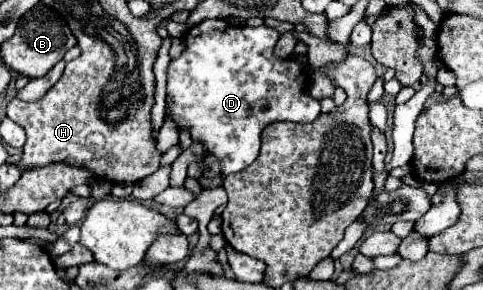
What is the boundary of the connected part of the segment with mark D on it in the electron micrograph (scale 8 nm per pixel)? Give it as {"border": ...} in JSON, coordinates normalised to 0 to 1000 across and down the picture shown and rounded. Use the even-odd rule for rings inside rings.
{"border":[[[422,66],[385,121],[385,169],[373,197],[352,210],[348,231],[348,334],[356,348],[352,390],[373,445],[389,438],[398,479],[414,486],[435,528],[460,555],[460,603],[493,597],[513,576],[538,521],[538,466],[555,424],[609,417],[642,424],[663,397],[663,355],[638,328],[634,231],[609,203],[571,203],[563,169],[580,114],[551,86],[538,93],[484,93],[464,66]],[[629,314],[629,334],[613,321]]]}

